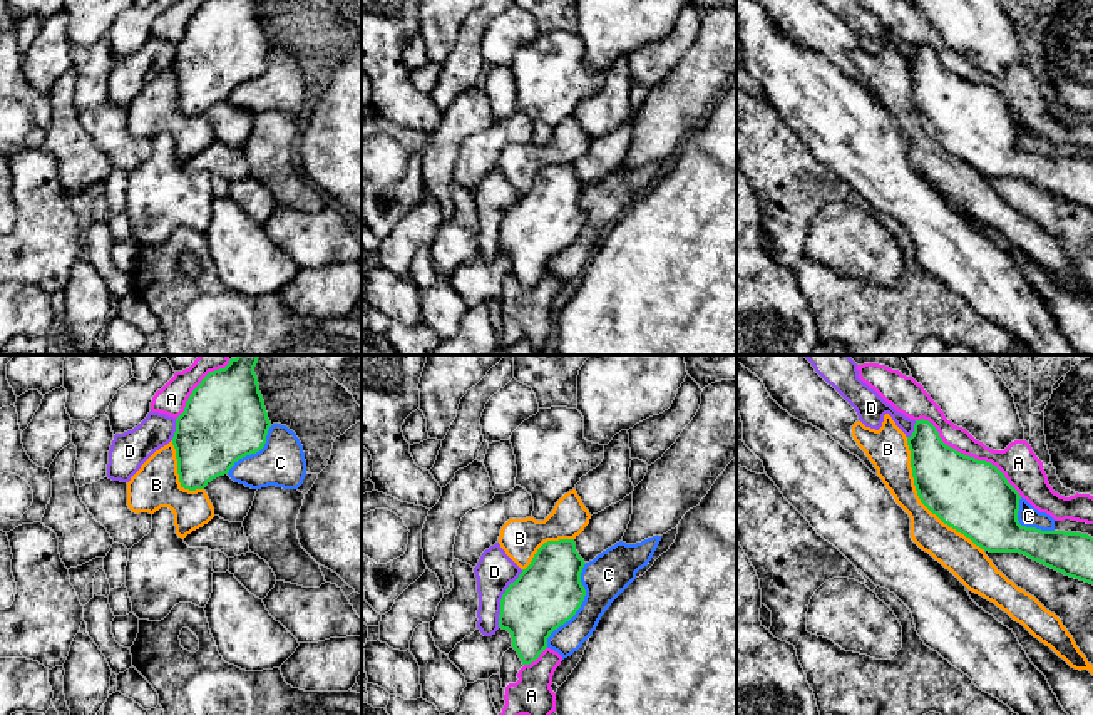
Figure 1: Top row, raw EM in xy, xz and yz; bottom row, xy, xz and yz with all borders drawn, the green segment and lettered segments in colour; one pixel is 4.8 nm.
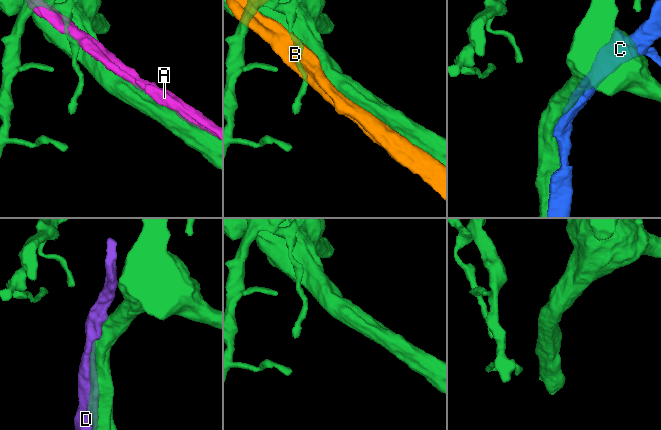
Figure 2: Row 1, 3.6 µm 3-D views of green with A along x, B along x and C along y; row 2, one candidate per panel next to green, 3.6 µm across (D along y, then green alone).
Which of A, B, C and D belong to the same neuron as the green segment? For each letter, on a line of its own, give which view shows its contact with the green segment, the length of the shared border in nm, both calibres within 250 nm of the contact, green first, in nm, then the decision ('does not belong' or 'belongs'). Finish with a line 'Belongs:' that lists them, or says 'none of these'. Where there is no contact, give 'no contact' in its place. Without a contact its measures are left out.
A: yz | 650 nm | 360/180 nm | does not belong
B: yz | 650 nm | 360/180 nm | does not belong
C: xz | 460 nm | 320/220 nm | does not belong
D: xz | 300 nm | 320/190 nm | does not belong
Belongs: none of these

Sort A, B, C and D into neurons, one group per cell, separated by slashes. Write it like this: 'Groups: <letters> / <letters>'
Groups: A / B / C / D

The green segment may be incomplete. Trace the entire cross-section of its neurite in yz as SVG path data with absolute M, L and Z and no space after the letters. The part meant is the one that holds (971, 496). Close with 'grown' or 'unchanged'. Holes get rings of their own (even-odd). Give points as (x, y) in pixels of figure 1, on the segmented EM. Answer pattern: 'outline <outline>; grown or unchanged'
outline M916 420L907 445L917 496L944 524L984 551L1019 553L1093 584L1091 536L1021 526L1021 496L1004 474L946 445L929 420Z; unchanged

